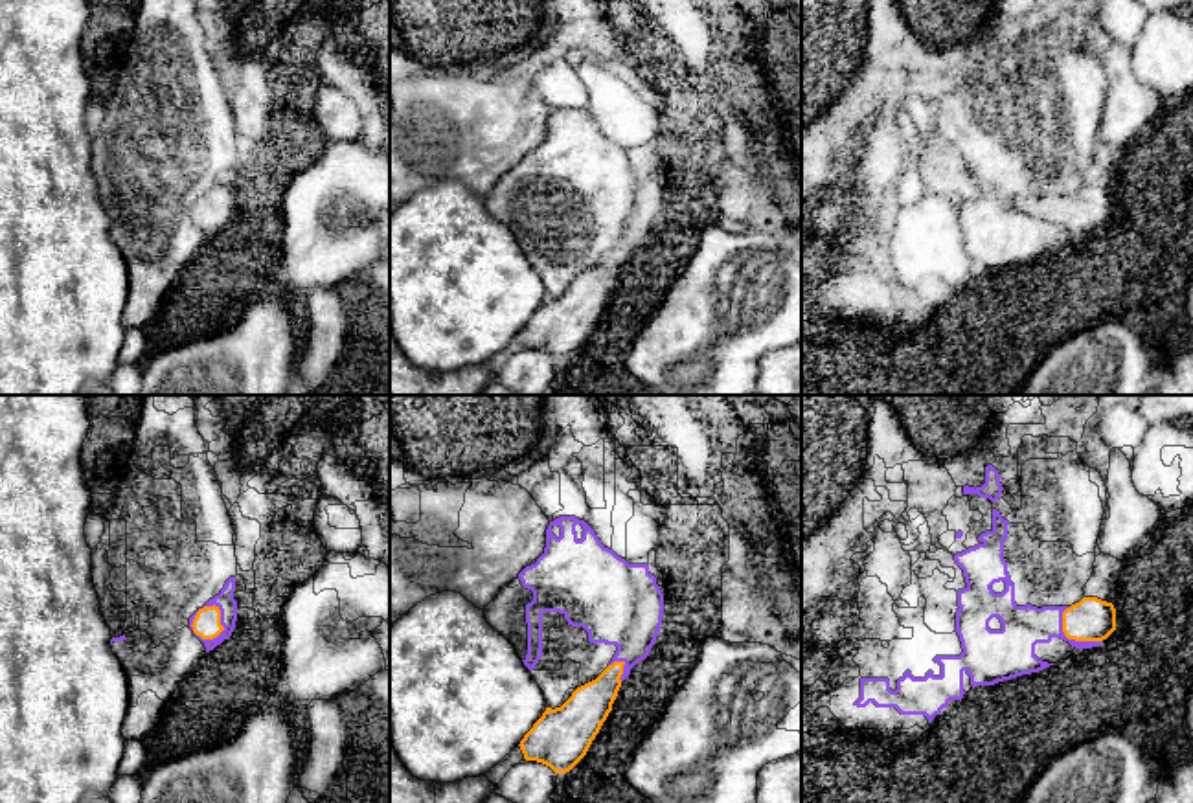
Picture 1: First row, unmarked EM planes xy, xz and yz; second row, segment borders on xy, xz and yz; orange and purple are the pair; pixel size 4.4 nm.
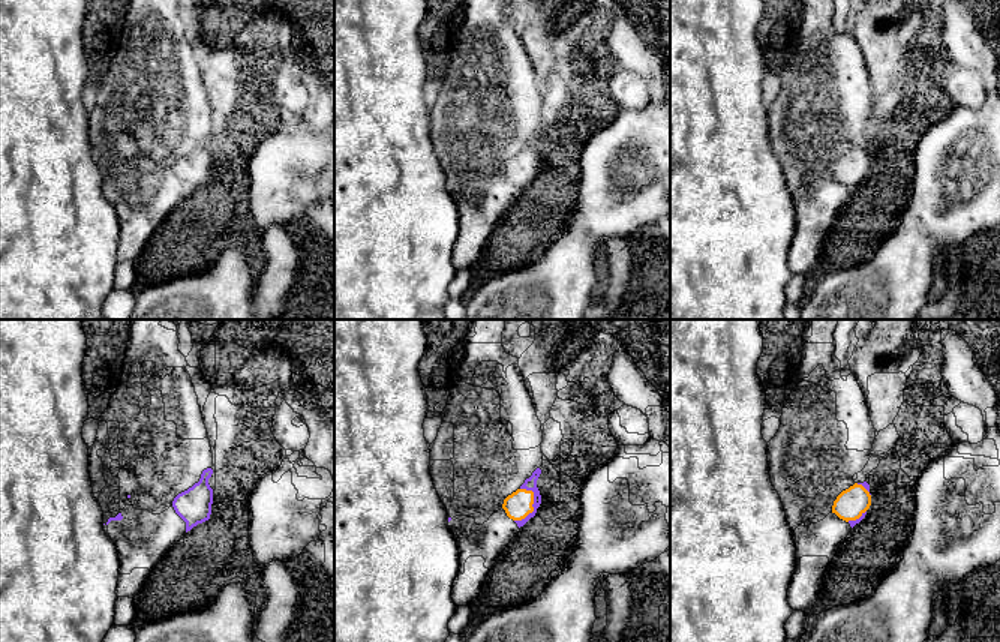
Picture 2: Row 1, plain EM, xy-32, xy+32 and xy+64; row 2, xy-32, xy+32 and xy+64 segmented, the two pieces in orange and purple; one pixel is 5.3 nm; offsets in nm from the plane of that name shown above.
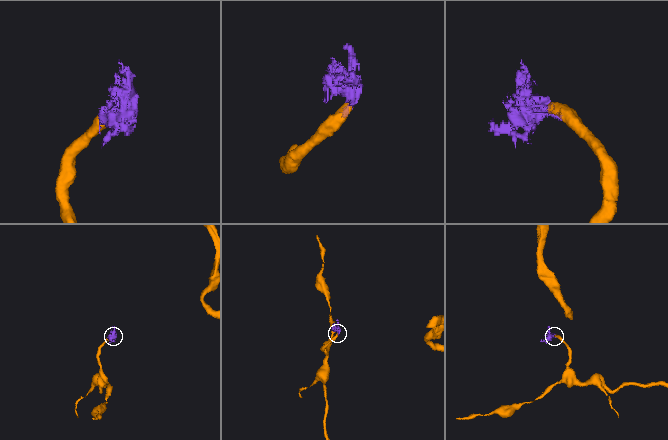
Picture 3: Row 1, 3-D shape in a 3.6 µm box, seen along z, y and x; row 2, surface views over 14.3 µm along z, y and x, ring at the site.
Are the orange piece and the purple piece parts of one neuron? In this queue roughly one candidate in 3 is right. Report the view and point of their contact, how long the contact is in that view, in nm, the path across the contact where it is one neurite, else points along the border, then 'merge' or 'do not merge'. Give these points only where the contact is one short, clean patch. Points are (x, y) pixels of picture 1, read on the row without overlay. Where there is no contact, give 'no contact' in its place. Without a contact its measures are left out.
xy (223, 215) | 180 nm | along xy (214, 192), (223, 217), (215, 225), (203, 228) | do not merge

